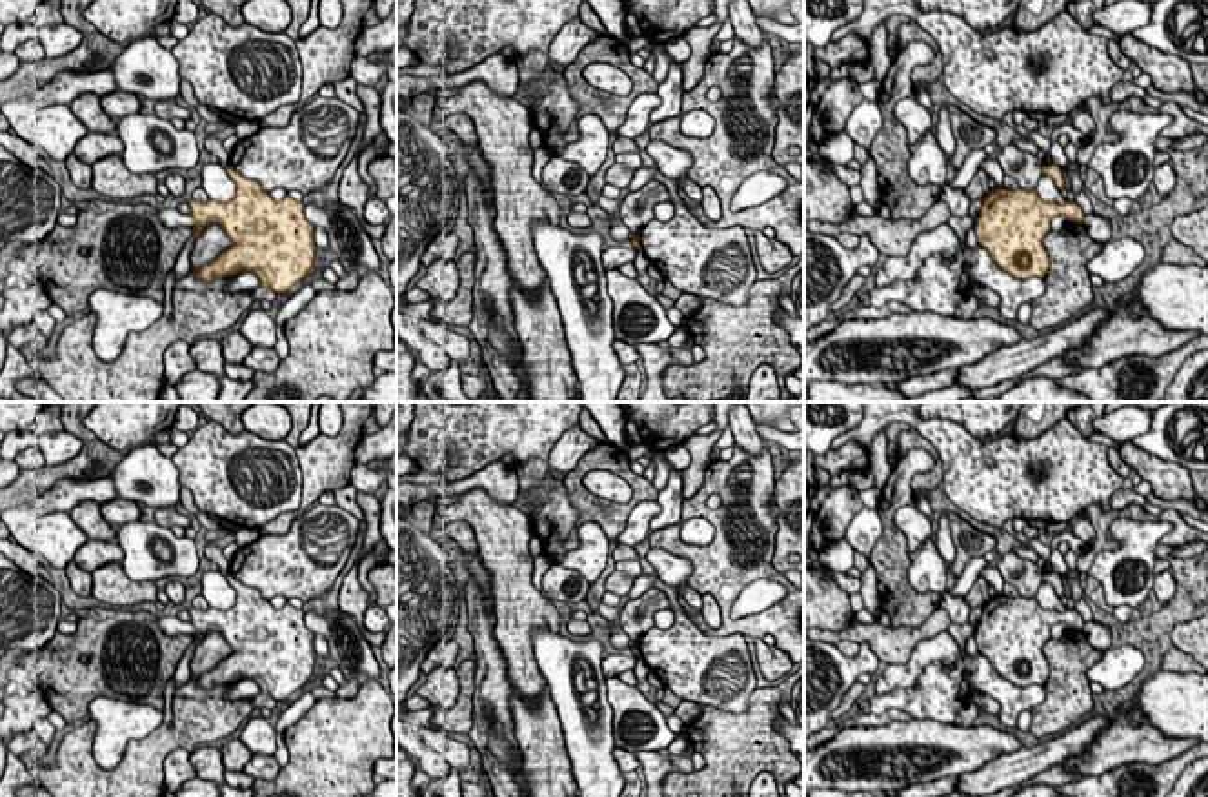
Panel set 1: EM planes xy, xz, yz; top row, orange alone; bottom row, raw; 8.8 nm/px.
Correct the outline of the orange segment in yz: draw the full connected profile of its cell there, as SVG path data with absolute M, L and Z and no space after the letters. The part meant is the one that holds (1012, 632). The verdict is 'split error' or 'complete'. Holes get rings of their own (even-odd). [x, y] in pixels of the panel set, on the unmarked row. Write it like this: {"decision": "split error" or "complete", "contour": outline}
{"decision": "complete", "contour": "M995 595L982 606L975 626L977 650L1013 686L1044 686L1050 664L1042 648L1050 639L1050 628L1059 622L1075 631L1084 628L1073 608L1044 610L1035 597Z"}

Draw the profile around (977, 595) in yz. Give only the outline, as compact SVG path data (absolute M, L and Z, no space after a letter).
M979 575L971 590L964 595L970 608L982 608L992 597L988 593L988 580Z

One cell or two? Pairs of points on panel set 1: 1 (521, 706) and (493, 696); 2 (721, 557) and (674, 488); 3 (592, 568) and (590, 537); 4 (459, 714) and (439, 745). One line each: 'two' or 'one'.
1: two
2: two
3: one
4: two

